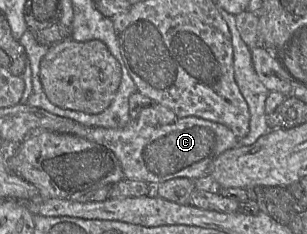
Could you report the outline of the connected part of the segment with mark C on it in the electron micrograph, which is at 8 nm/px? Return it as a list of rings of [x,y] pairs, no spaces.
[[[195,116],[177,119],[174,123],[163,126],[148,126],[131,120],[125,127],[114,129],[90,127],[85,139],[98,143],[110,149],[118,158],[125,178],[145,181],[150,185],[185,177],[196,182],[208,181],[210,166],[223,152],[239,145],[239,139],[225,125],[205,120]]]

